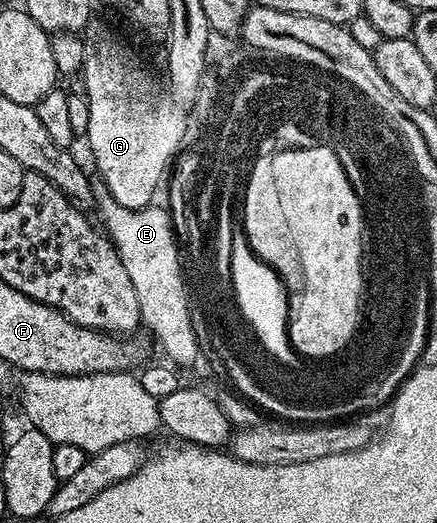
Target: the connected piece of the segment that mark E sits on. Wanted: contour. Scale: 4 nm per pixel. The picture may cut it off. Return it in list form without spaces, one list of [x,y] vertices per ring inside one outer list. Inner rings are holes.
[[[104,184],[94,185],[93,197],[96,209],[101,209],[101,218],[105,221],[104,233],[113,243],[113,247],[117,249],[117,255],[123,268],[127,268],[127,276],[131,276],[131,288],[135,288],[135,296],[139,296],[139,312],[144,327],[148,327],[153,333],[154,338],[161,345],[162,352],[166,354],[164,357],[170,363],[176,364],[178,367],[191,365],[196,358],[199,358],[199,351],[195,328],[192,327],[192,317],[188,315],[191,299],[189,299],[188,292],[185,291],[185,278],[181,275],[180,264],[181,260],[183,264],[183,254],[172,244],[172,238],[169,238],[169,229],[173,227],[170,211],[164,205],[157,206],[158,204],[150,204],[143,207],[142,210],[123,208],[109,194],[109,190]]]

